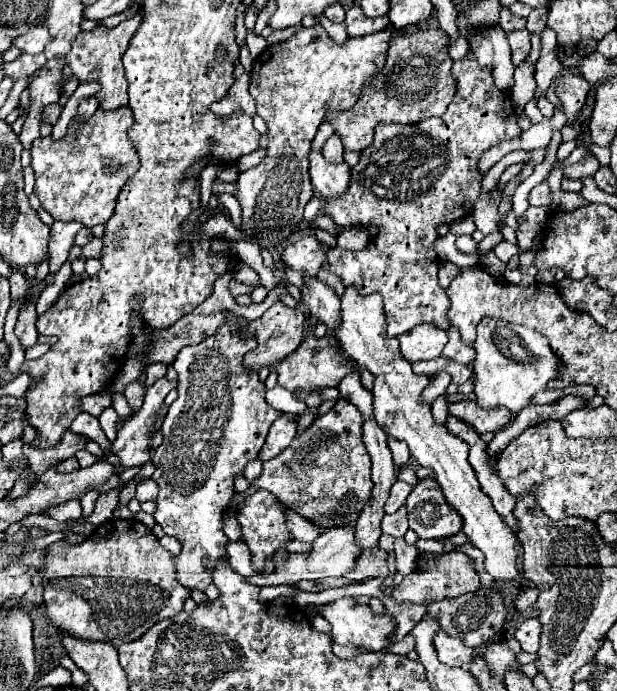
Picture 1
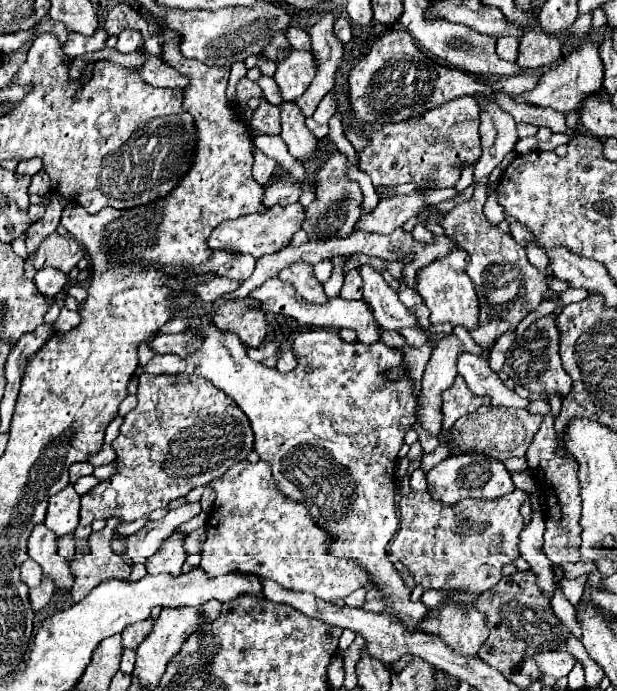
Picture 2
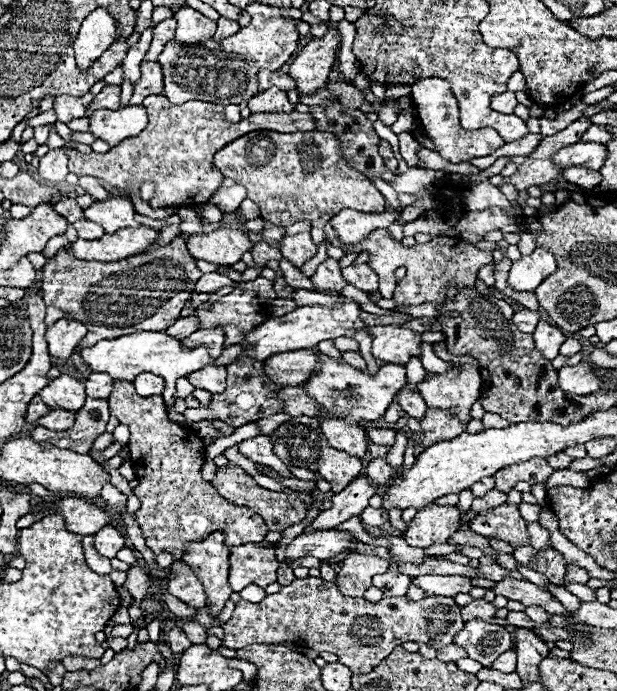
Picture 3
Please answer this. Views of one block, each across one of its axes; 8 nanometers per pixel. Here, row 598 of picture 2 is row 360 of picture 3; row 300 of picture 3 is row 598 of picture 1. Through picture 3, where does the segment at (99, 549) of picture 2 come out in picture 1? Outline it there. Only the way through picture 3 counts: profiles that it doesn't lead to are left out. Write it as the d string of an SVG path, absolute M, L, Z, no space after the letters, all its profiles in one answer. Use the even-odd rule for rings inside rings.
M108 520L82 544L52 544L42 578L46 616L54 626L68 628L82 640L108 640L116 648L140 638L152 624L176 616L190 596L176 580L174 556L136 520Z

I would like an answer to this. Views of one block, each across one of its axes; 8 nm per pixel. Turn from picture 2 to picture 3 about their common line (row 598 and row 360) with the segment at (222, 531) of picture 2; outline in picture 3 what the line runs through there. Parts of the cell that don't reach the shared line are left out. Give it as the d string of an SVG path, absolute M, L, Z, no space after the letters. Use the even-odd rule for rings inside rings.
M322 352L318 354L324 366L304 384L304 388L308 390L308 396L320 402L324 412L336 414L336 418L344 418L346 422L376 422L388 410L396 392L400 392L400 388L406 386L406 370L400 364L384 364L376 376L370 376L368 372L356 372L346 362L336 362L334 358L328 358Z

